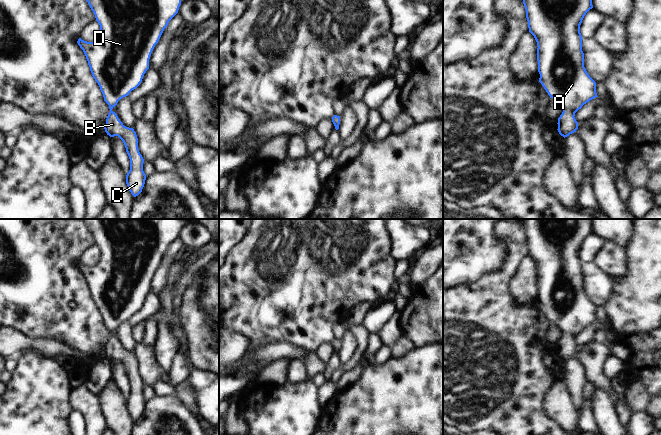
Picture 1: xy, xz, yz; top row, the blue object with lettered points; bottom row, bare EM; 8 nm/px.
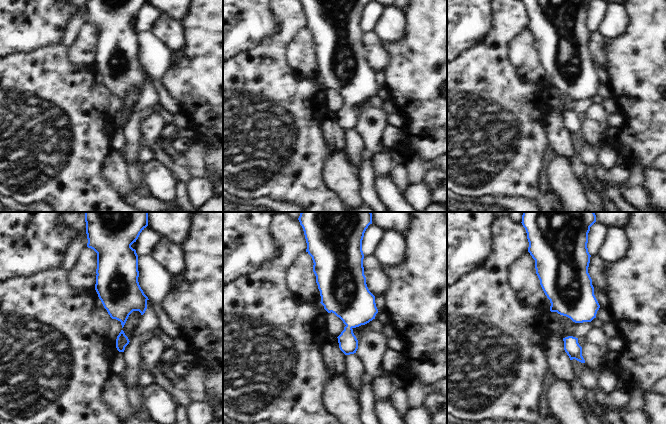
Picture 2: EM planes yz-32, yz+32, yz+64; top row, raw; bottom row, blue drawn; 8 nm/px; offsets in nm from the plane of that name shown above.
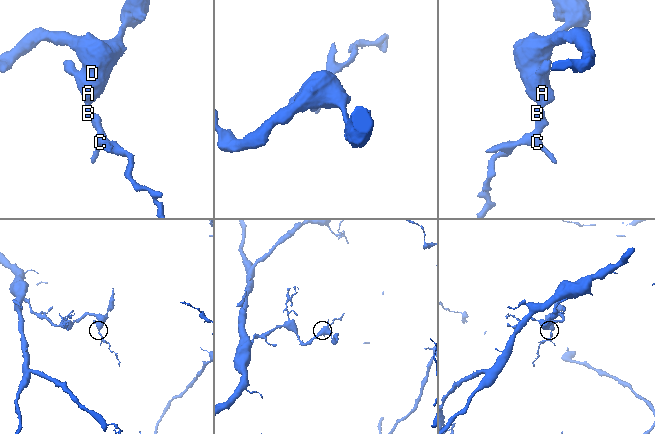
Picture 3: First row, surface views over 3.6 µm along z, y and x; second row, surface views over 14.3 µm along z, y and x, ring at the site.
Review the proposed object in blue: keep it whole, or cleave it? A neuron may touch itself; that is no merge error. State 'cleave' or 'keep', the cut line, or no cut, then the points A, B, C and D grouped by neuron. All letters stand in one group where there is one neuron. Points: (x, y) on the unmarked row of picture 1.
keep; cut none; groups A B C D

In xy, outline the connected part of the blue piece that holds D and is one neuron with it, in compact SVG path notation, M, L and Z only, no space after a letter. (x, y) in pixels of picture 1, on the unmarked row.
M83 219L83 221L93 235L101 256L96 265L87 266L79 262L77 267L86 280L90 295L100 311L104 325L109 329L110 336L104 350L105 356L110 361L118 360L125 369L130 383L130 394L126 399L126 408L131 418L136 421L142 416L146 404L143 395L144 383L138 373L136 356L133 352L124 350L112 333L120 323L128 320L142 306L144 298L149 293L151 277L169 245L178 237L183 222L182 219Z

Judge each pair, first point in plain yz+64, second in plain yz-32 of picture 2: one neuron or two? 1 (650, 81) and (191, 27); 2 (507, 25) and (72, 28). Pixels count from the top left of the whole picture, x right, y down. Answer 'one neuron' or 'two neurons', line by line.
1: one neuron
2: one neuron

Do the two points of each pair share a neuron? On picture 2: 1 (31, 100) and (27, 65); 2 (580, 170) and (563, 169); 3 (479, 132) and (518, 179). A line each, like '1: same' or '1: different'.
1: same
2: different
3: same

